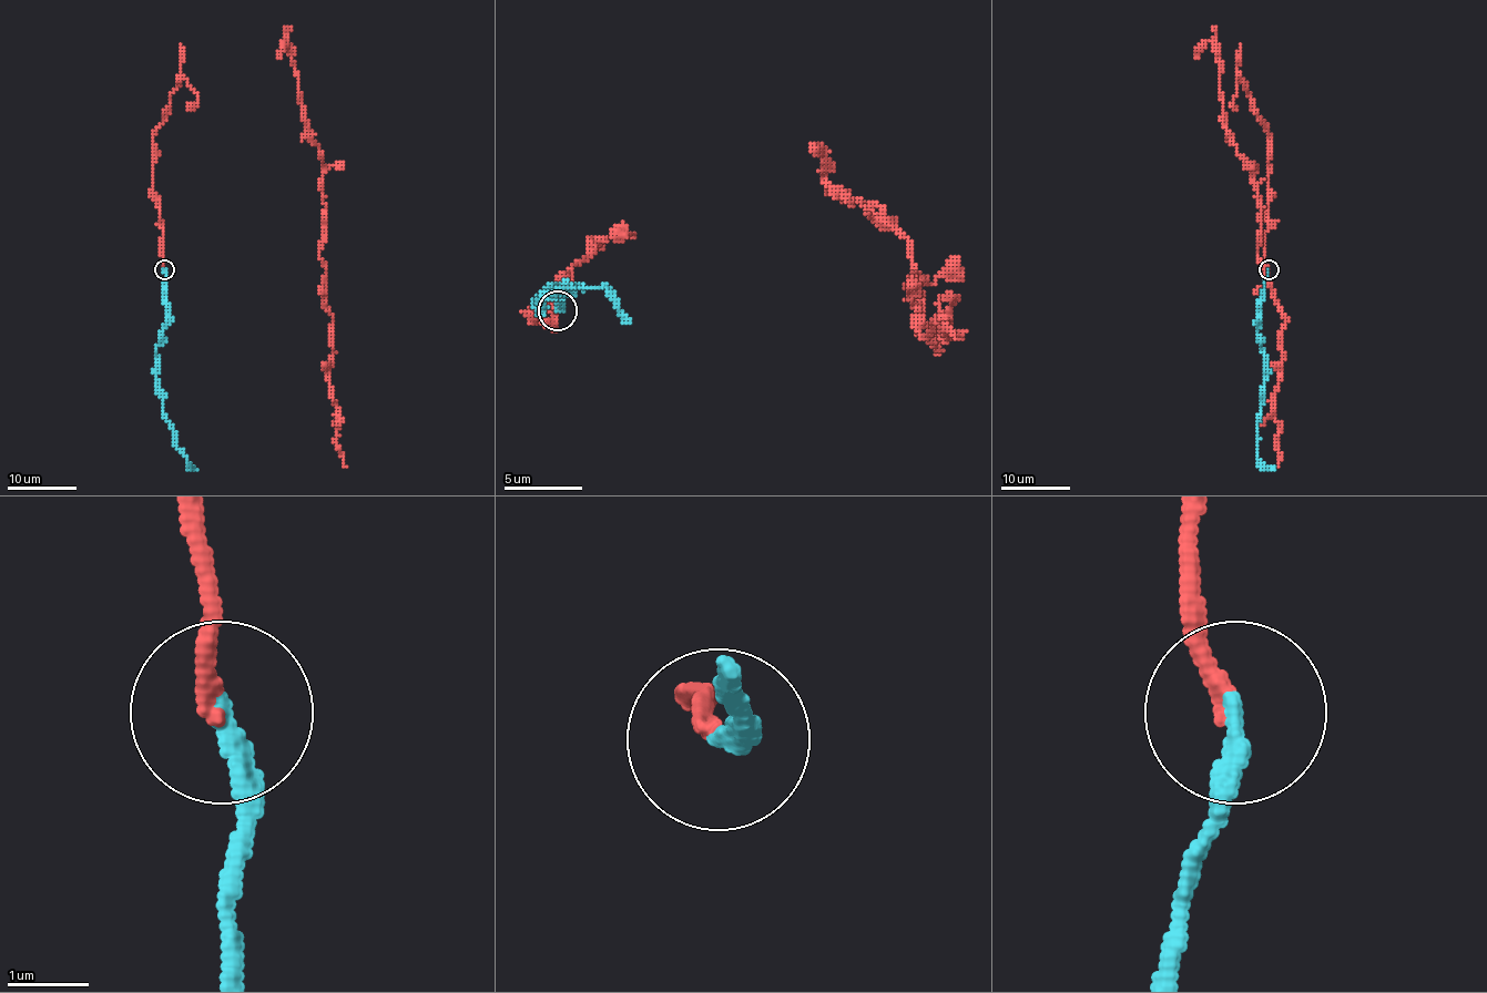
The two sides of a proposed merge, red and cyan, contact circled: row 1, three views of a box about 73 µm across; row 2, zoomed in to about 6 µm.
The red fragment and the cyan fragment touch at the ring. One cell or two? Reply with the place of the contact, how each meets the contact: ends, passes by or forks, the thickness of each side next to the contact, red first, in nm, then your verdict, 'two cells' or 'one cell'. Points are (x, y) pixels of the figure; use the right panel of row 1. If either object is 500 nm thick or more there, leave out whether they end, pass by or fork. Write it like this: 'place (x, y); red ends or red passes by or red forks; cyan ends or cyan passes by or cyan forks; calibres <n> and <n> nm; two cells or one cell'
place (1269, 269); red ends; cyan ends; calibres 220 and 280 nm; one cell

